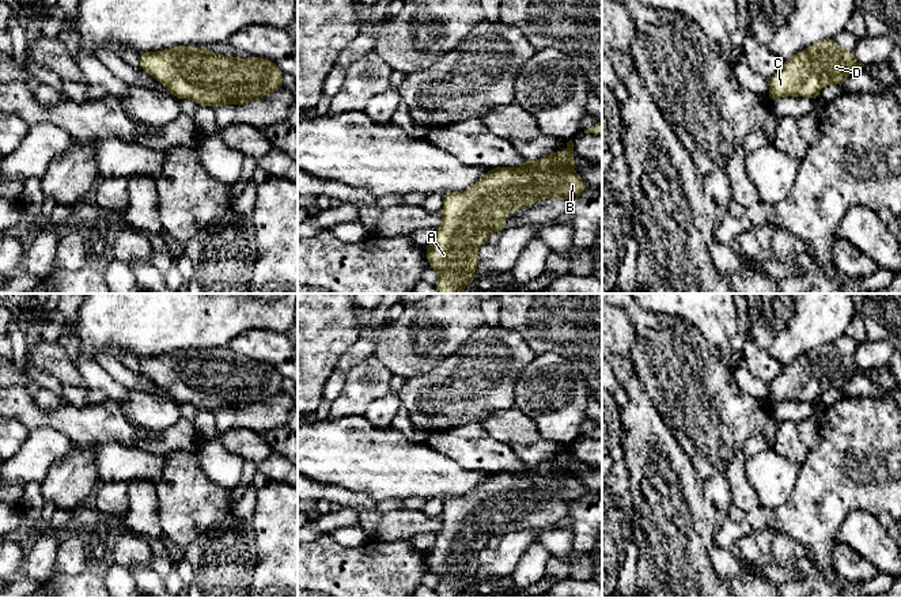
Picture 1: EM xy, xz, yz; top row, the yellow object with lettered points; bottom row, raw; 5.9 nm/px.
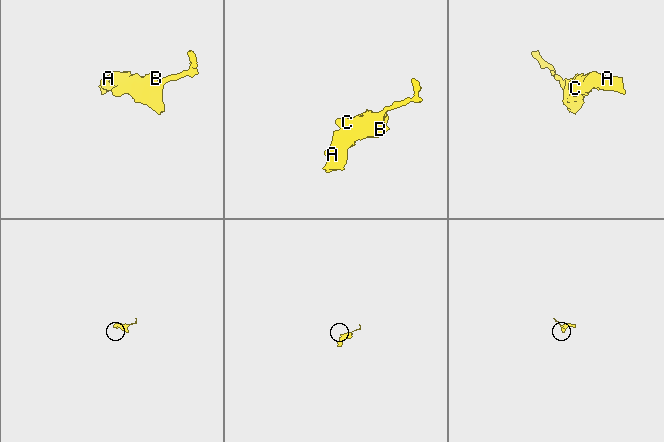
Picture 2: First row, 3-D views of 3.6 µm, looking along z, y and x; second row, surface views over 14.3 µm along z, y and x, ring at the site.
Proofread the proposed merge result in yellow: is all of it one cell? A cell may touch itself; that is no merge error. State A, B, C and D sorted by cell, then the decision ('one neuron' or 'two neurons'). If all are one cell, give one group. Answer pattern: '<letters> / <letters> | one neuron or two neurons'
A B C D | one neuron

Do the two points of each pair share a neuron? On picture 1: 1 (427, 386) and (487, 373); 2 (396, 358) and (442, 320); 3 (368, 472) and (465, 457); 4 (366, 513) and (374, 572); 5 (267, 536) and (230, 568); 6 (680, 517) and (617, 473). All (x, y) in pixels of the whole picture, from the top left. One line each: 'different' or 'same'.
1: same
2: same
3: different
4: different
5: different
6: different

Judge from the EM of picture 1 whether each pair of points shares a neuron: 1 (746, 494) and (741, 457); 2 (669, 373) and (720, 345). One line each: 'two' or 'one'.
1: one
2: two

